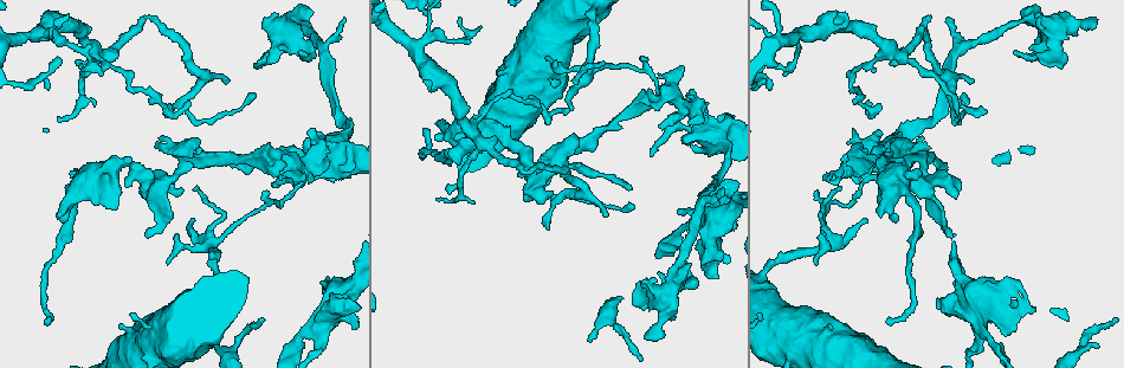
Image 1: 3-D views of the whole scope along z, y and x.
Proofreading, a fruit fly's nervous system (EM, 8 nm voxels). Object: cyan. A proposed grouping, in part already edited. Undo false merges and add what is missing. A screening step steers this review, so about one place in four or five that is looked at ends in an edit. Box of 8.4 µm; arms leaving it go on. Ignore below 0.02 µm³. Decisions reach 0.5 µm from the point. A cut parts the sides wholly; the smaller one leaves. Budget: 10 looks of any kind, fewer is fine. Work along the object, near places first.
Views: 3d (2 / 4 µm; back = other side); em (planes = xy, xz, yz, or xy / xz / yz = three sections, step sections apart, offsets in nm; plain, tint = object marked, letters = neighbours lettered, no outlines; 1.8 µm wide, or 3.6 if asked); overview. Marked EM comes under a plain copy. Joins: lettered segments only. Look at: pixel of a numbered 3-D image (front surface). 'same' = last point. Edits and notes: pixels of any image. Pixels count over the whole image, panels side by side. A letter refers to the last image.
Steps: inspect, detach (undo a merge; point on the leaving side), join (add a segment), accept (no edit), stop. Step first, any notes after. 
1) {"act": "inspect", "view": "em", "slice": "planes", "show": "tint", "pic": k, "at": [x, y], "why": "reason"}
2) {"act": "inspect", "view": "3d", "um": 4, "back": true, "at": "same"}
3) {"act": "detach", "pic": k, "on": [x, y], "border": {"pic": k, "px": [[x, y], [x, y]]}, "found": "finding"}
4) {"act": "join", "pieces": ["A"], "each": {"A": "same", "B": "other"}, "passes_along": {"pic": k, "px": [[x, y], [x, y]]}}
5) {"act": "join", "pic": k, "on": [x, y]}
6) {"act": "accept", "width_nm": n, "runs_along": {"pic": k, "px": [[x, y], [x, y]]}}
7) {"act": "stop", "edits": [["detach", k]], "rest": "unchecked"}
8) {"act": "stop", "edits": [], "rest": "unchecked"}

{"act": "inspect", "view": "em", "slice": "planes", "show": "letters", "pic": 1, "at": [291, 29]}

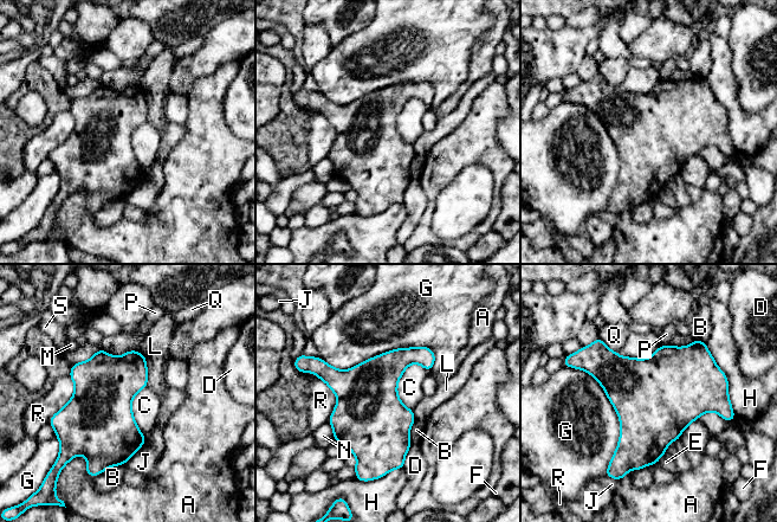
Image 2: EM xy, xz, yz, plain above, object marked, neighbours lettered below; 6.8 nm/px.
{"act": "accept", "longest_contact_nm": ["G", 700], "each": {"A": "other", "B": "other", "C": "other", "D": "other", "E": "other", "F": "other", "G": "other", "H": "other", "J": "other", "L": "other", "M": "other", "N": "other", "P": "other", "Q": "other", "R": "other", "S": "other"}, "border": {"pic": 2, "px": [[416, 362], [397, 382], [412, 410]]}, "found": "all the same cell"}

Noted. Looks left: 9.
{"act": "inspect", "view": "3d", "um": 4, "pic": 1, "at": [186, 147], "why": "abrupt turn"}

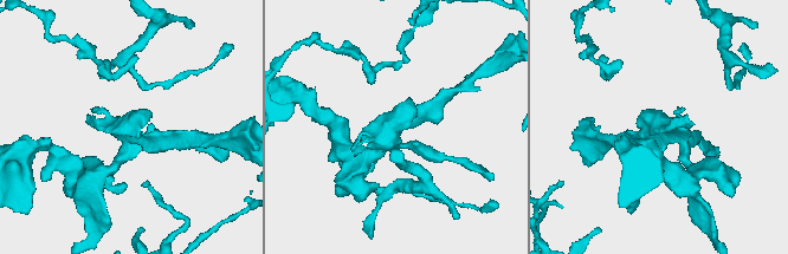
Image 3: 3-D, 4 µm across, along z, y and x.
{"act": "inspect", "view": "em", "slice": "yz", "step": 16, "show": "tint", "pic": 3, "at": [396, 123], "why": "need the tissue"}

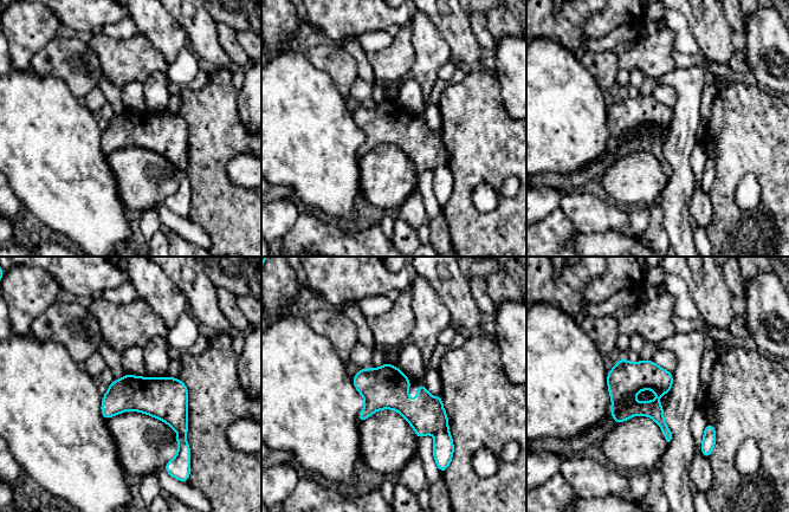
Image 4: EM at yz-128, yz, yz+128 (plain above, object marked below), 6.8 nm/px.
{"act": "inspect", "view": "em", "slice": "planes", "show": "letters", "at": "same", "why": "cut it another way"}

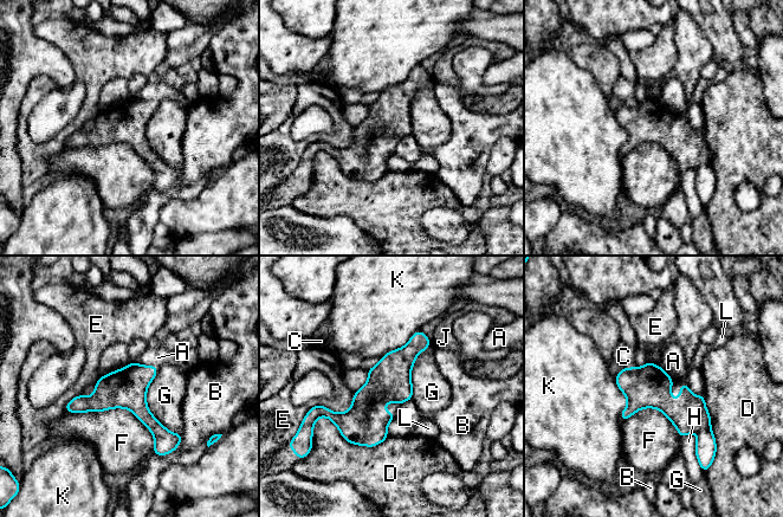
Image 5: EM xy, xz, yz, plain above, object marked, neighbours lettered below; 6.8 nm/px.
{"act": "detach", "pic": 5, "on": [705, 450], "width_nm": 280, "each": {"A": "other", "B": "other", "C": "other", "D": "other", "E": "other", "F": "other", "G": "other", "H": "other", "J": "other", "K": "other", "L": "other"}, "border": {"pic": 5, "px": [[710, 427], [697, 434]]}, "found": "a second cell is stuck on"}

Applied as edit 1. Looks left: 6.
{"act": "inspect", "view": "3d", "um": 4, "pic": 1, "at": [570, 105], "why": "an open end"}

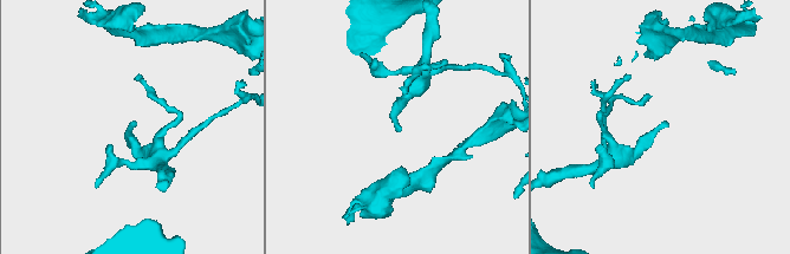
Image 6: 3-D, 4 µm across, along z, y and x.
{"act": "inspect", "view": "em", "slice": "yz", "step": 16, "show": "tint", "pic": 6, "at": [398, 126], "why": "shape alone is not enough"}

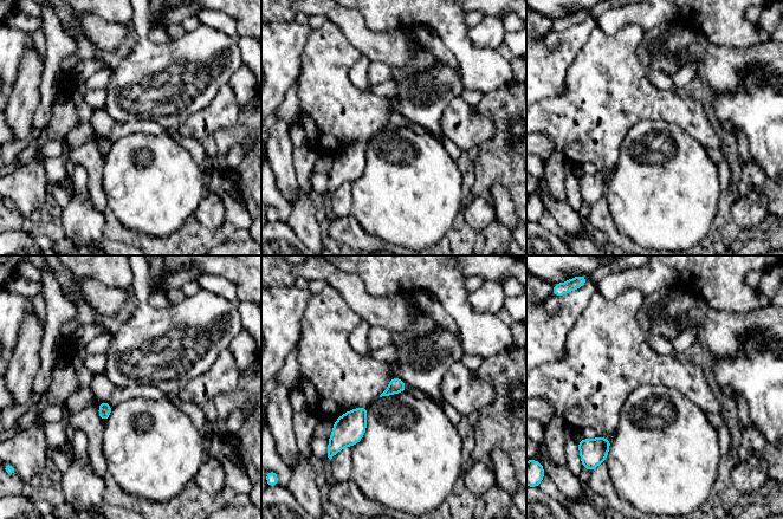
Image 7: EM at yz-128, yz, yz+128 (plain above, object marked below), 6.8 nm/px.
{"act": "inspect", "view": "em", "slice": "planes", "show": "letters", "at": "same", "why": "another direction"}

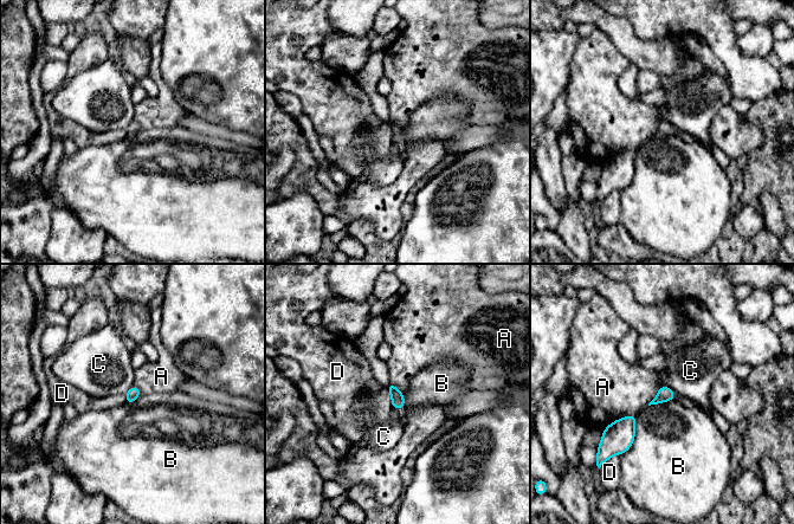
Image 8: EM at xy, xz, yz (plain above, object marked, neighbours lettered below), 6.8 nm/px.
{"act": "accept", "each": {"A": "other", "B": "other", "C": "other", "D": "other"}, "border": {"pic": 8, "px": [[637, 415], [634, 440], [621, 454]]}, "found": "none of them fits"}

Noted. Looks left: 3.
{"act": "inspect", "view": "em", "slice": "planes", "show": "tint", "pic": 1, "at": [702, 268], "why": "an open end"}

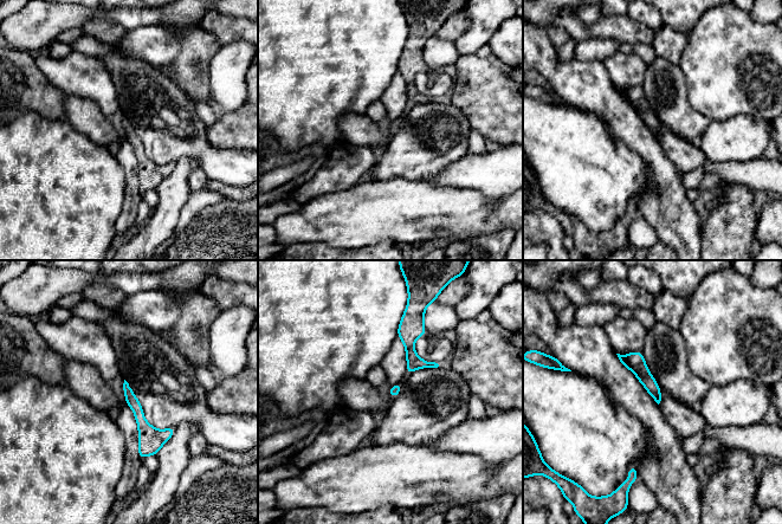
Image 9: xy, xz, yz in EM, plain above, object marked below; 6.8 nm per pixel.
{"act": "inspect", "view": "em", "slice": "planes", "show": "letters", "at": "same", "why": "what lies round it"}

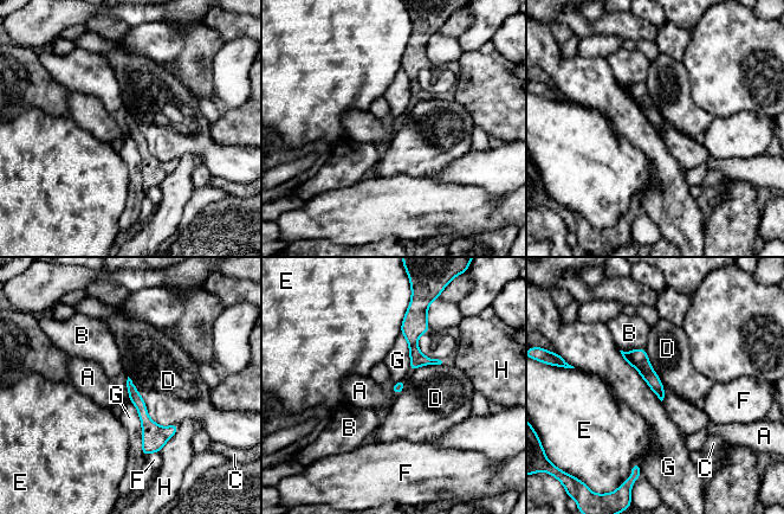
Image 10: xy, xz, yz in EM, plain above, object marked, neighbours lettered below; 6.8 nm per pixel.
{"act": "accept", "each": {"A": "other", "B": "other", "C": "other", "D": "other", "E": "other", "F": "other", "G": "other", "H": "other"}, "border": {"pic": 10, "px": [[128, 376], [153, 421], [177, 424]]}, "found": "no lettered segment goes on from it"}

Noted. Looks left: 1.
{"act": "stop", "edits": [["detach", 5]], "rest": "unchecked"}

